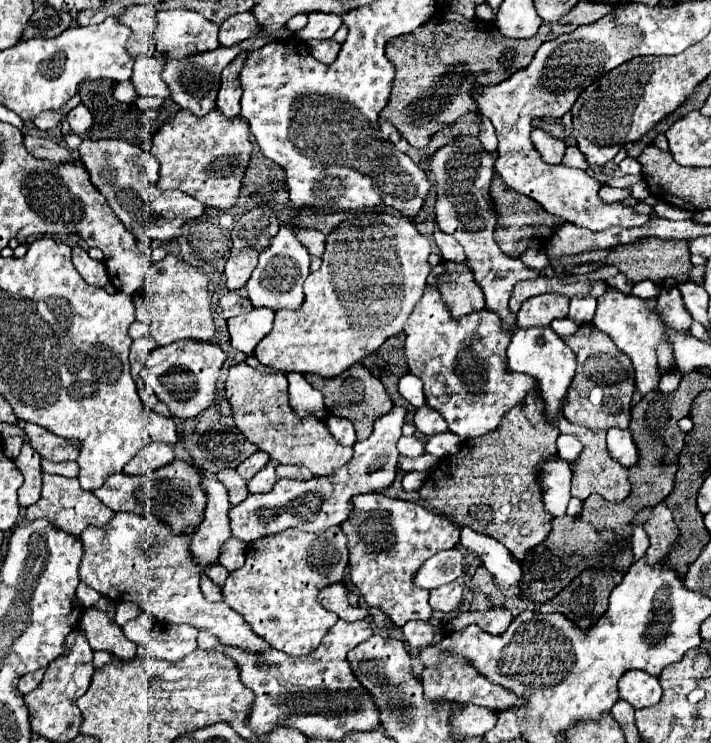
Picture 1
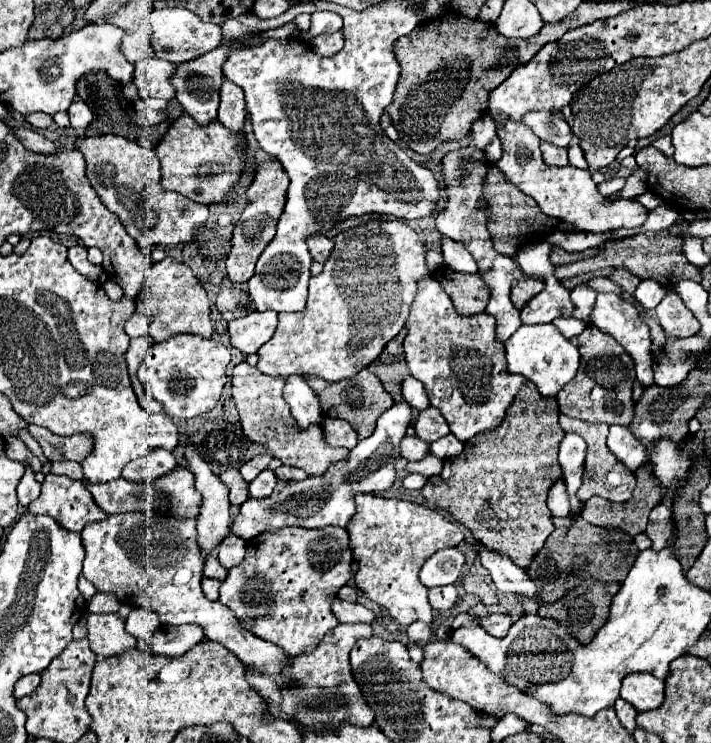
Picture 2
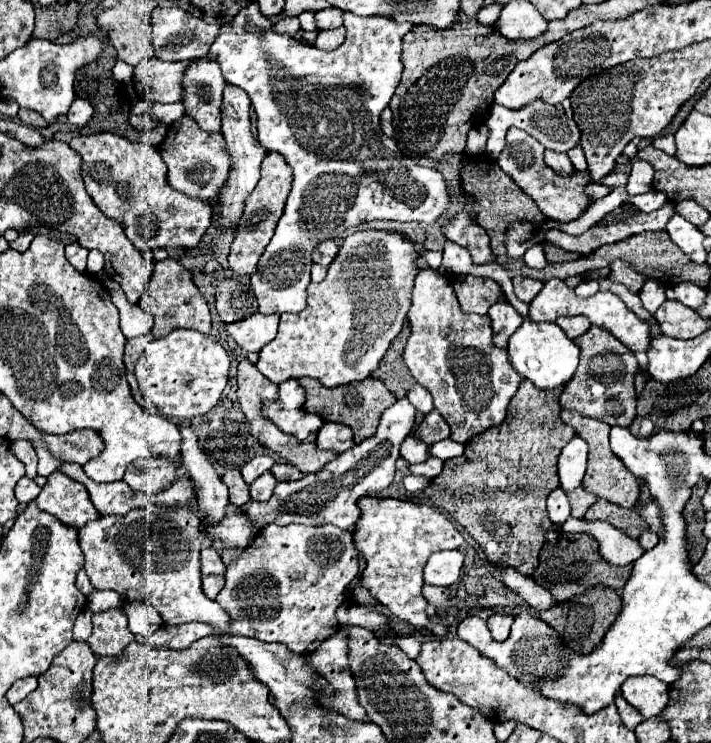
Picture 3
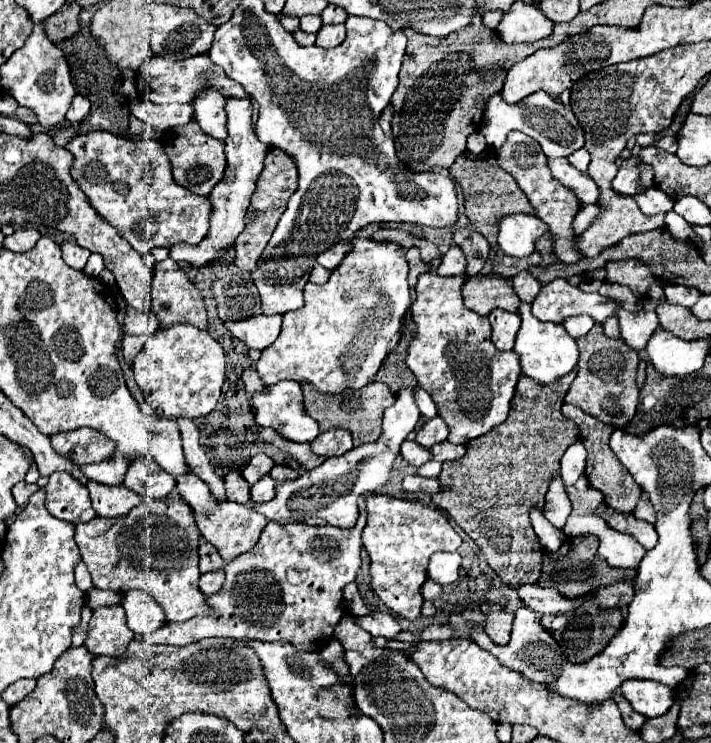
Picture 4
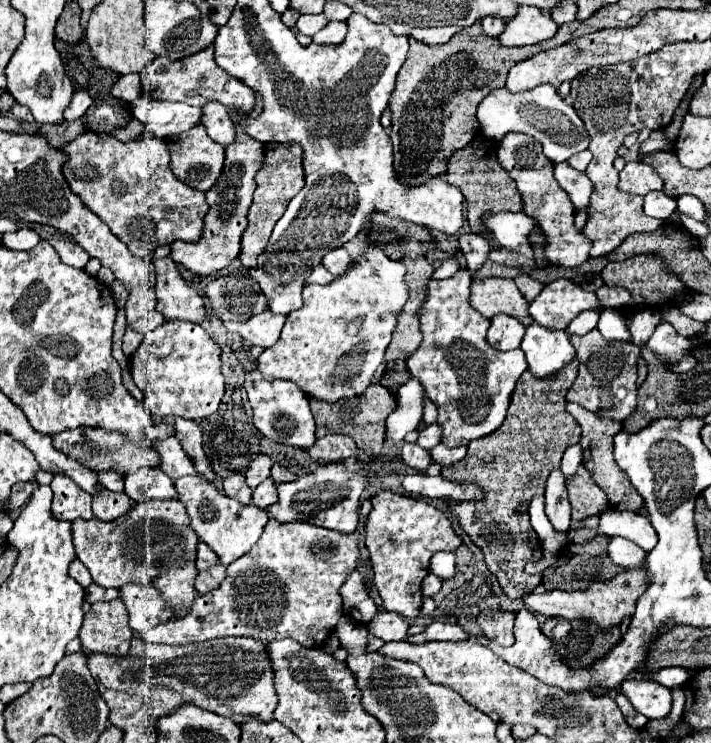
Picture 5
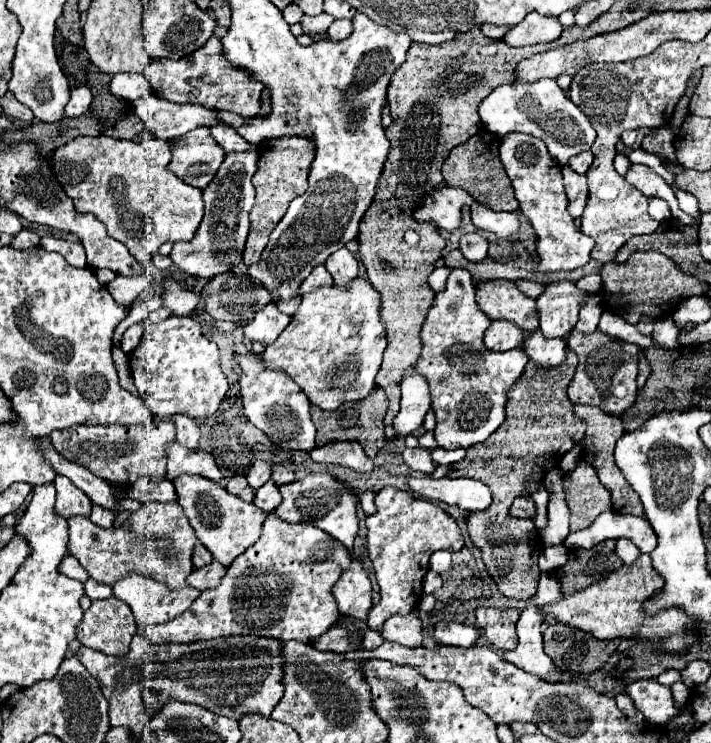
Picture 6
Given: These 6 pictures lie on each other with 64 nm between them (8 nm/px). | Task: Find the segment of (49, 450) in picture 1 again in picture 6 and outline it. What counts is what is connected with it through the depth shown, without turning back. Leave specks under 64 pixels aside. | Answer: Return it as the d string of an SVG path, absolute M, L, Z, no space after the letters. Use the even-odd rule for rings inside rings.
M156 420L146 426L72 426L50 434L52 446L68 460L86 466L92 474L128 486L140 476L164 476L166 456L164 448L176 438L176 428L170 420Z

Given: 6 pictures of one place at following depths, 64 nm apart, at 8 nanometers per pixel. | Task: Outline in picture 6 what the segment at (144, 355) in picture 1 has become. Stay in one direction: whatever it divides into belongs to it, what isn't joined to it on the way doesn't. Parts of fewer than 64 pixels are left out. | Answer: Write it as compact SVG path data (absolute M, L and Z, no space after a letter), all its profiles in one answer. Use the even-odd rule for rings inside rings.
M140 322L140 324L130 326L130 328L124 332L122 342L120 342L122 352L126 352L126 354L134 352L134 350L136 350L136 346L140 344L140 340L142 340L142 334L144 334L144 324L142 324L142 322Z

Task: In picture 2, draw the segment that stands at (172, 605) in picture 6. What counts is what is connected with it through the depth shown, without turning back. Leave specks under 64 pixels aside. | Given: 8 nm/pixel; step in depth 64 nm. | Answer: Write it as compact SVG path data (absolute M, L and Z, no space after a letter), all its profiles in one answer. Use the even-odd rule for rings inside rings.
M140 606L132 608L132 614L126 620L126 632L138 640L150 640L152 632L160 626L158 614L152 610L144 610Z

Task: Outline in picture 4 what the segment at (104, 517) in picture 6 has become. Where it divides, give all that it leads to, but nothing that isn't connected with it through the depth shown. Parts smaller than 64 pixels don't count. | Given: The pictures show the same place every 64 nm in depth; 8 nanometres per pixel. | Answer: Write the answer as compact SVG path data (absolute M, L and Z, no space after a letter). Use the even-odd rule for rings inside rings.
M88 480L86 488L90 492L92 508L96 510L96 514L106 516L106 518L124 516L134 506L144 502L144 498L140 498L140 494L132 494L132 490L128 490L124 484L104 486L104 484L96 484L94 480Z

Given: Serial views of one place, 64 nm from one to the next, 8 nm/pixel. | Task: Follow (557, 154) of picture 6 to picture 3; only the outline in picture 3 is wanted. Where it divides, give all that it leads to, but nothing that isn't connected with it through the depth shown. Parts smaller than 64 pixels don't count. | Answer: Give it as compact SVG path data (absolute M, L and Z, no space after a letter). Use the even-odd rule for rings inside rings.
M534 102L530 106L524 106L520 110L508 110L504 106L492 106L490 108L490 114L486 118L486 124L490 128L490 138L488 138L488 144L486 144L486 152L488 156L492 158L498 158L502 148L504 148L504 136L506 136L506 130L510 126L516 126L516 128L522 128L526 130L528 134L532 134L544 148L550 148L550 150L558 150L558 152L568 152L570 148L574 148L580 140L580 130L576 126L576 122L572 118L566 116L566 112L560 108L560 106L550 106L546 102Z

